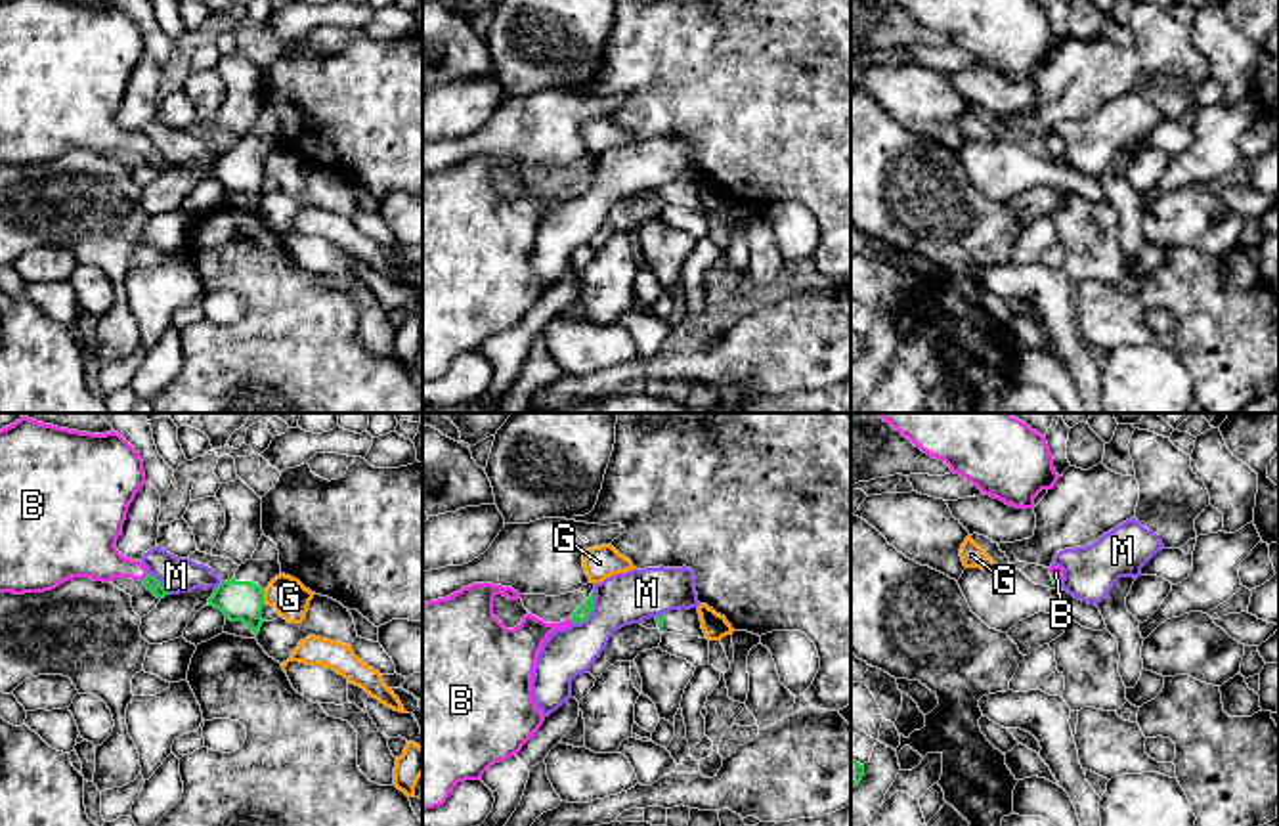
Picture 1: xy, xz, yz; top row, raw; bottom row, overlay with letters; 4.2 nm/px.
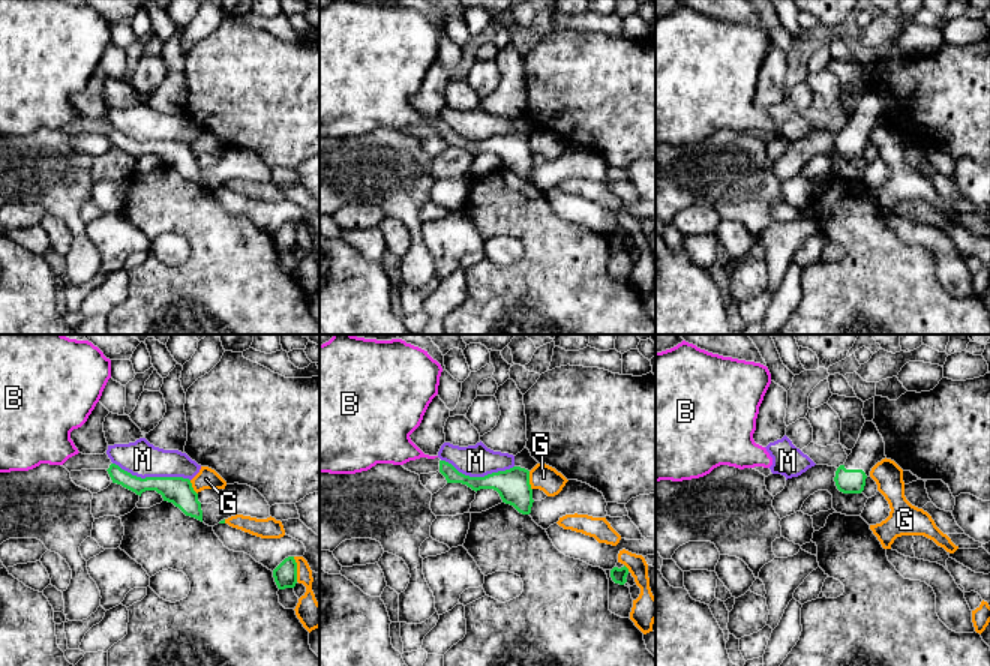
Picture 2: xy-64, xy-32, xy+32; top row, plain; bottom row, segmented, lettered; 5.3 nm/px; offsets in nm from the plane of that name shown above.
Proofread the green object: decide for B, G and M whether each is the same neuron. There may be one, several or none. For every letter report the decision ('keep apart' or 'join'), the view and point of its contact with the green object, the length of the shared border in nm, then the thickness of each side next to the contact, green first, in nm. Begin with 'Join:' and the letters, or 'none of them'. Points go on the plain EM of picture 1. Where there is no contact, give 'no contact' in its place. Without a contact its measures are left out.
Join: B
B: join; meets green in xy at (144, 150); contact 40 nm long; 70 nm thick on the green side, 200 nm on the other
G: keep apart; meets green in xy at (262, 169); contact 60 nm long; 180 nm thick on the green side, 160 nm on the other
M: keep apart; meets green in xz at (591, 182); contact 180 nm long; 60 nm thick on the green side, 220 nm on the other

